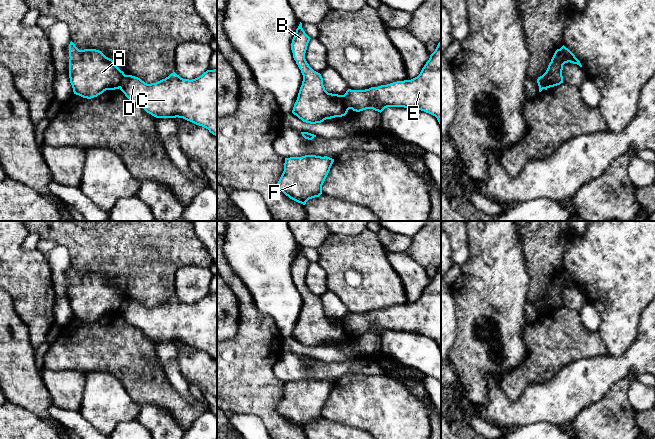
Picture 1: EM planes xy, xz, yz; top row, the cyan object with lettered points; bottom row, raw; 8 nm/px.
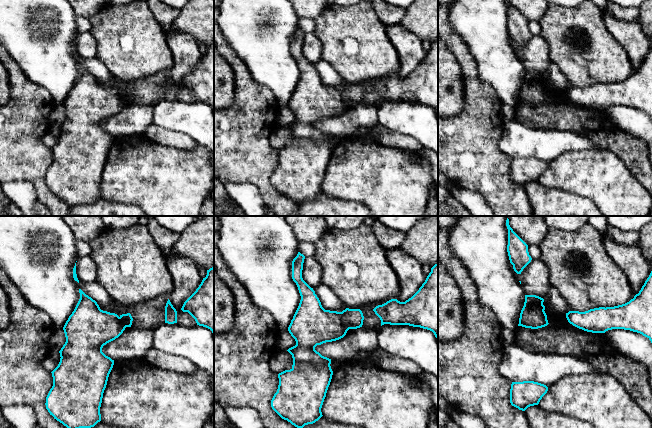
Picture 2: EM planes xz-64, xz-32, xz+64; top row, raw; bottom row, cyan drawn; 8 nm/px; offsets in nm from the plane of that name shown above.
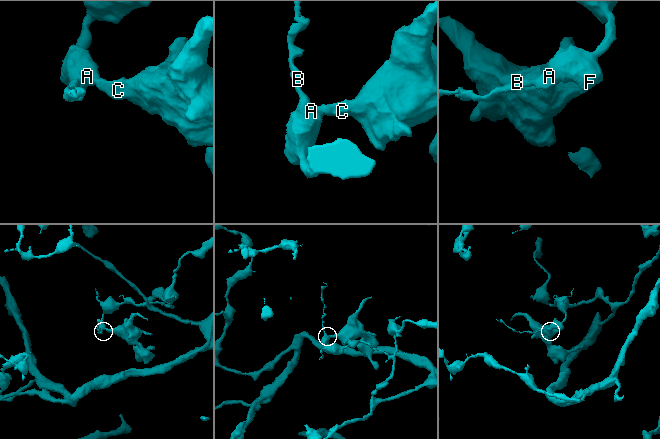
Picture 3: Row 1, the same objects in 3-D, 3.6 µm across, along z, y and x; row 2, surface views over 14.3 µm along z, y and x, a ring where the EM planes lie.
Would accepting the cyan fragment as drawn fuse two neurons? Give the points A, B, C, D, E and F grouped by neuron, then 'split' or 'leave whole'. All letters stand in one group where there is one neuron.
groups A B F / C D E; split

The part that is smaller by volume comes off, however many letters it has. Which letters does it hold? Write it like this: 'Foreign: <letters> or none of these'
Foreign: C, D, E

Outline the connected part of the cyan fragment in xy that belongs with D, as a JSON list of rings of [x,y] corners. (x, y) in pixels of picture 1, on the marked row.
[[[217,69],[207,70],[189,80],[175,72],[156,83],[147,84],[140,78],[125,75],[120,90],[125,96],[156,118],[183,118],[209,130],[217,137]]]

